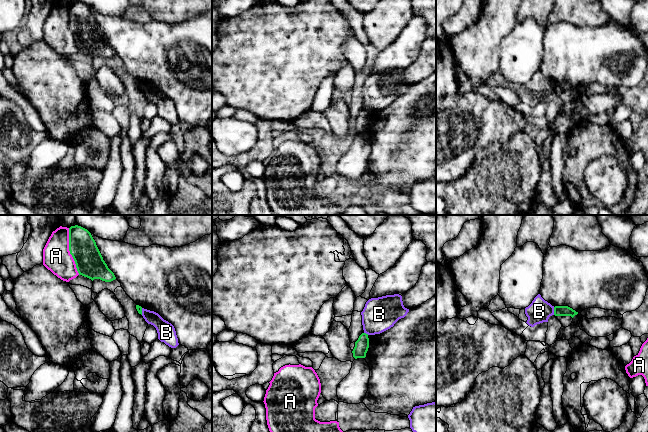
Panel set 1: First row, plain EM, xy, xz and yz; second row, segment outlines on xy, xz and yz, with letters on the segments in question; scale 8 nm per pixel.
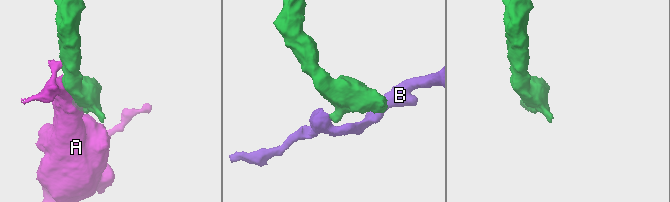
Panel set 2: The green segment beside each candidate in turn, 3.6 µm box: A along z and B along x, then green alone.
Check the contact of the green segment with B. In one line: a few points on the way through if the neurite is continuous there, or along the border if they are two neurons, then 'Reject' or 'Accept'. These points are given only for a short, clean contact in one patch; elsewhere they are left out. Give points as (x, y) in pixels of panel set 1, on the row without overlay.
Boundary: yz (553, 83), (554, 90). Reject

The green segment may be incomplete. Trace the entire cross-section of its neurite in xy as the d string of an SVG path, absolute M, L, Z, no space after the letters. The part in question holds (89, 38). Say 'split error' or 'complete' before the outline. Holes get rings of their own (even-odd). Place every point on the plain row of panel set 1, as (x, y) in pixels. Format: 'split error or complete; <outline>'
complete; M78 1L69 4L69 27L79 51L92 57L100 55L111 58L116 55L108 44L91 9Z

